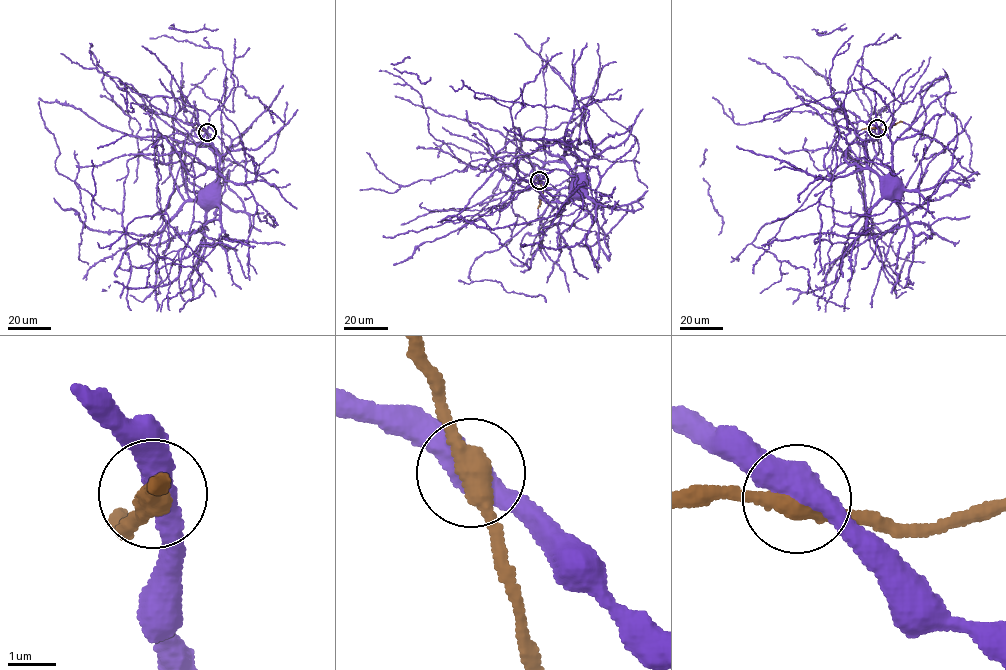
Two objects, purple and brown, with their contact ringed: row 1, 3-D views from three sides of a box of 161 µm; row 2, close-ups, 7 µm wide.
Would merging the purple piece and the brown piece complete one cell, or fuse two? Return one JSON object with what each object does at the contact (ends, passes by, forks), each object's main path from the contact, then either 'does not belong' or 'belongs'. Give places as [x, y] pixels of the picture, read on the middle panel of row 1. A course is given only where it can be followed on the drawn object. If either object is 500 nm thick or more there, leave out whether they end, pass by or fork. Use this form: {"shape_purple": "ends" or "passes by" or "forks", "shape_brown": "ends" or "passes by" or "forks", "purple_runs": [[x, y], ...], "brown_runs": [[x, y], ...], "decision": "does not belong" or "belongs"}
{"shape_purple": "passes by", "shape_brown": "passes by", "purple_runs": [[539, 180], [556, 189], [575, 186], [571, 180], [574, 180]], "brown_runs": [[539, 180], [543, 193], [538, 208]], "decision": "belongs"}

